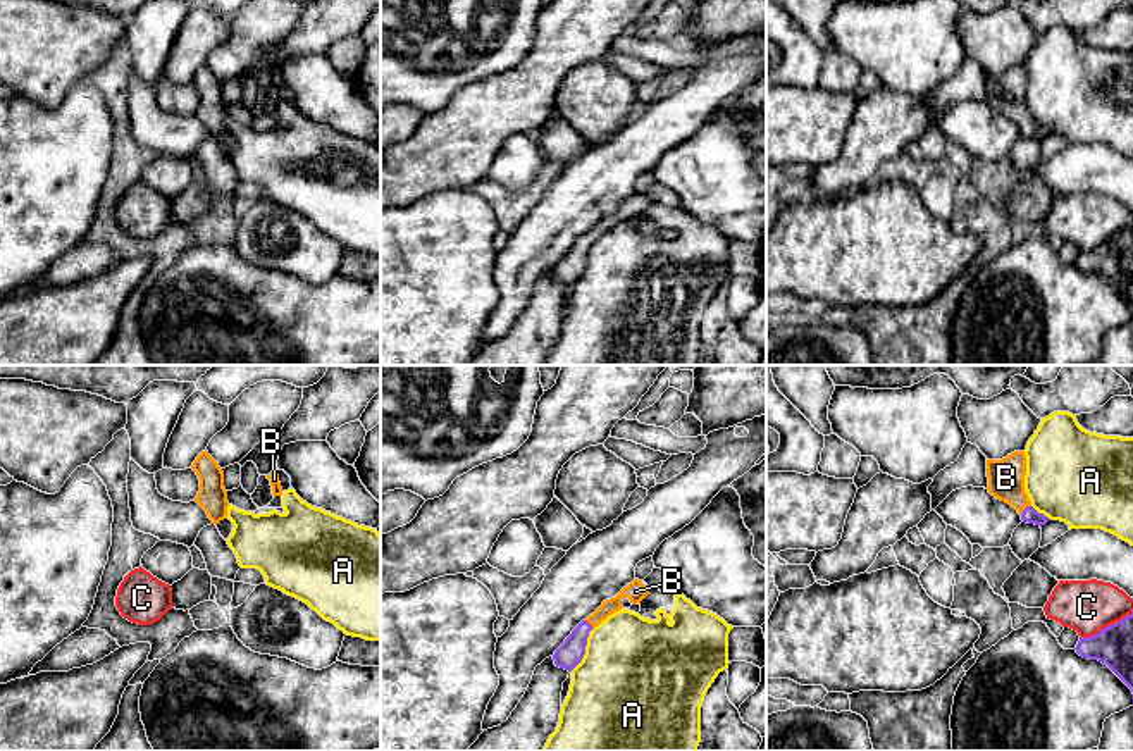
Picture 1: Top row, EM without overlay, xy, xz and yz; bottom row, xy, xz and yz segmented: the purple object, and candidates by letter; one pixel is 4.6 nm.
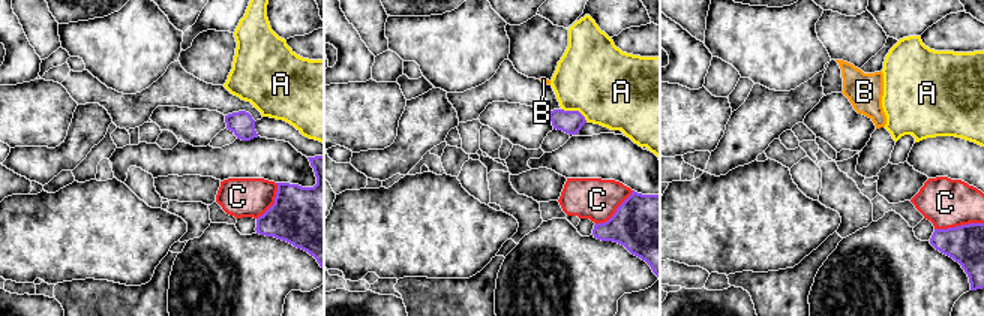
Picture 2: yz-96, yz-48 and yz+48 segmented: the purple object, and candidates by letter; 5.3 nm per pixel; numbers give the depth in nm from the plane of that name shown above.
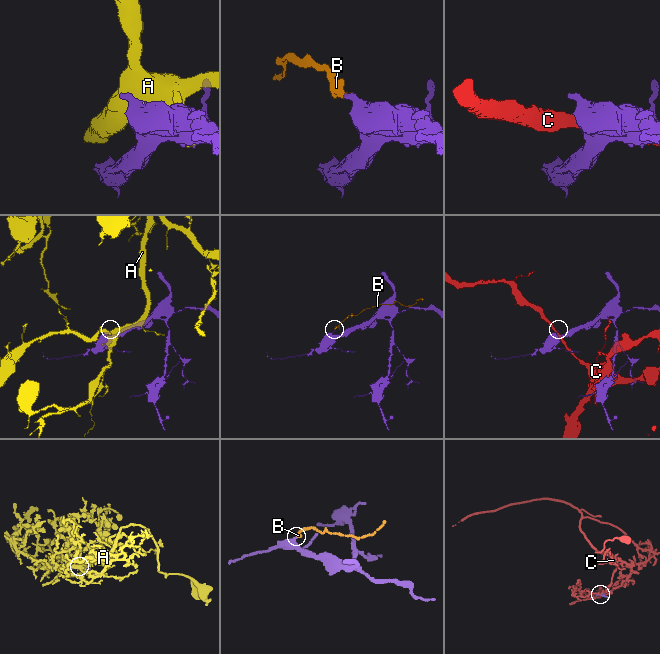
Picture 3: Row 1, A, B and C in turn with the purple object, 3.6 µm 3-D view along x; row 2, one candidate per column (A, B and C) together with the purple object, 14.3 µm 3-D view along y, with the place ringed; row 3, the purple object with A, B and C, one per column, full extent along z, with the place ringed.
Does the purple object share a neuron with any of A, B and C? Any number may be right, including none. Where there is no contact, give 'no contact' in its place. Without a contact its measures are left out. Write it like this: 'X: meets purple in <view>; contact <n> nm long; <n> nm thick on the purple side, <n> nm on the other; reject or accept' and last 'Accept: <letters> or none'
A: meets purple in xz; contact 240 nm long; 120 nm thick on the purple side, 480 nm on the other; reject
B: meets purple in yz; contact 70 nm long; 70 nm thick on the purple side, 180 nm on the other; accept
C: meets purple in yz; contact 280 nm long; 180 nm thick on the purple side, 260 nm on the other; reject
Accept: B

